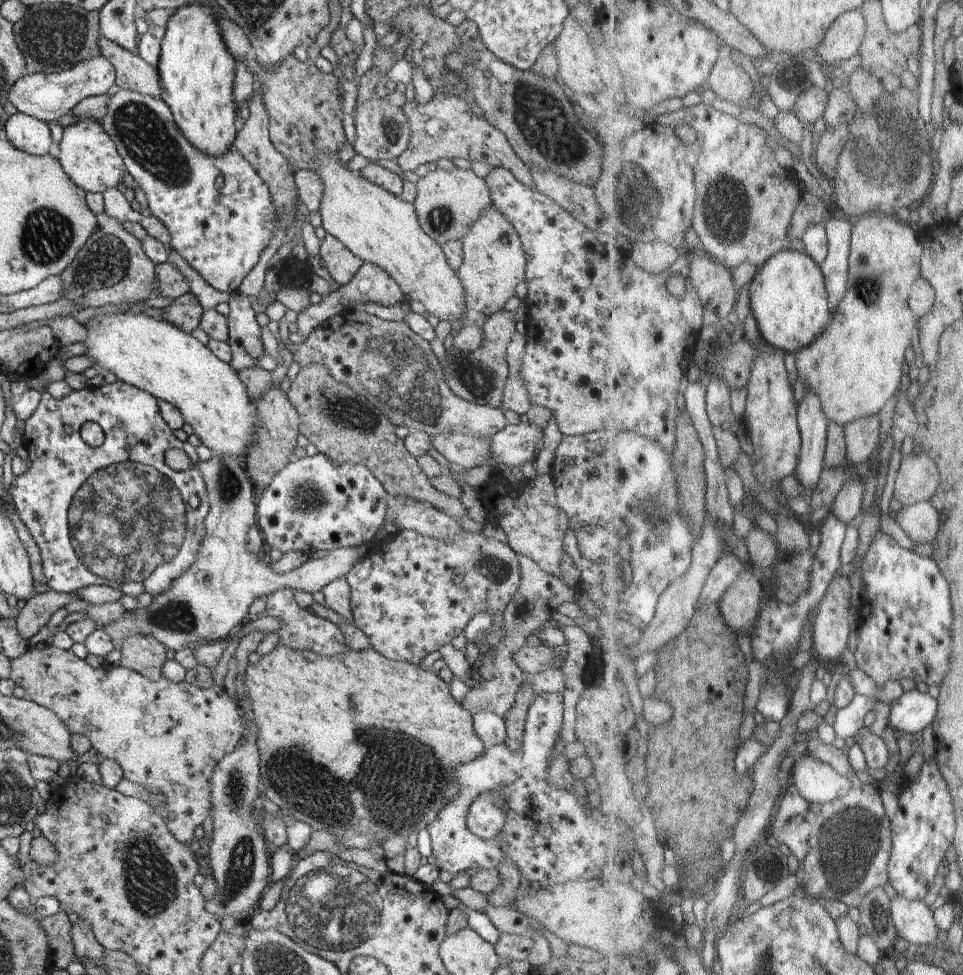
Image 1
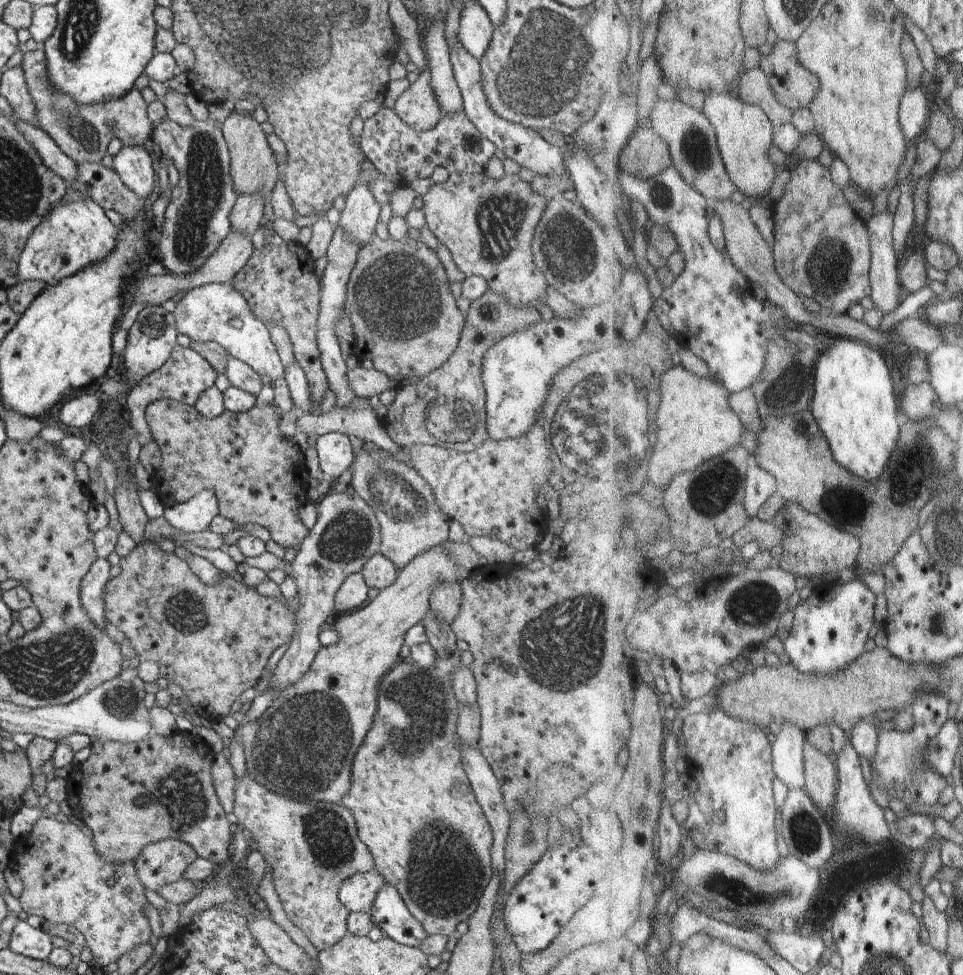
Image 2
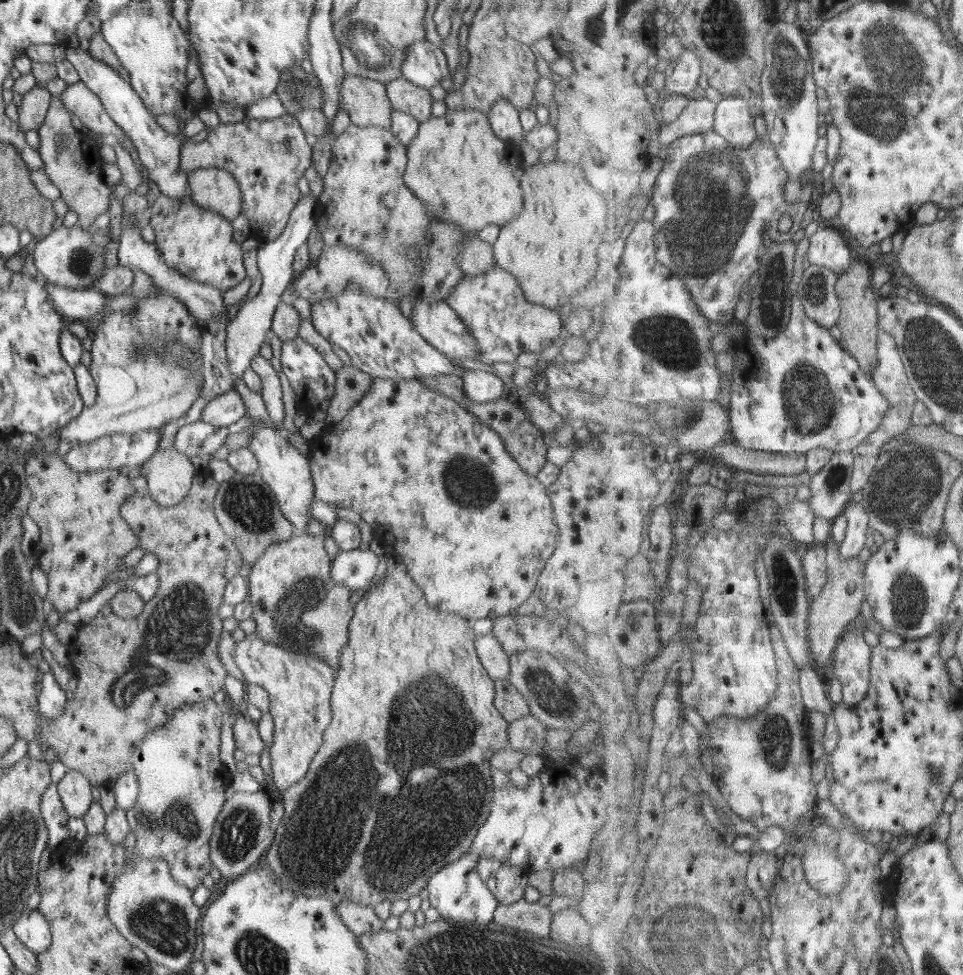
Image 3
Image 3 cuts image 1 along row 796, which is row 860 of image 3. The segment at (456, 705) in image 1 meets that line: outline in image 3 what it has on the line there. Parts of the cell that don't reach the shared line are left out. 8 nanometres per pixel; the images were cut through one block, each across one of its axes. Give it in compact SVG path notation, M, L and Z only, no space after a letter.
M388 555L384 571L385 577L375 587L372 587L364 598L355 602L354 616L349 622L348 644L344 645L338 657L339 668L336 670L330 701L333 717L322 738L324 743L314 755L306 776L279 794L285 808L284 816L276 828L276 838L273 839L262 859L284 888L304 893L306 896L317 897L318 895L324 896L327 885L334 880L334 876L338 876L350 864L350 860L354 866L354 858L358 858L358 852L366 852L366 854L360 854L360 858L364 862L364 884L370 888L368 902L374 902L372 907L382 900L393 902L397 899L418 895L420 890L427 888L428 879L435 872L453 860L461 858L470 848L473 838L477 835L477 830L489 815L489 804L494 789L490 775L492 772L490 756L496 750L509 744L508 733L506 733L509 722L504 720L500 711L495 707L495 681L479 661L474 644L476 635L468 625L468 618L456 613L430 608L425 600L423 590L407 573L402 558L394 561Z

